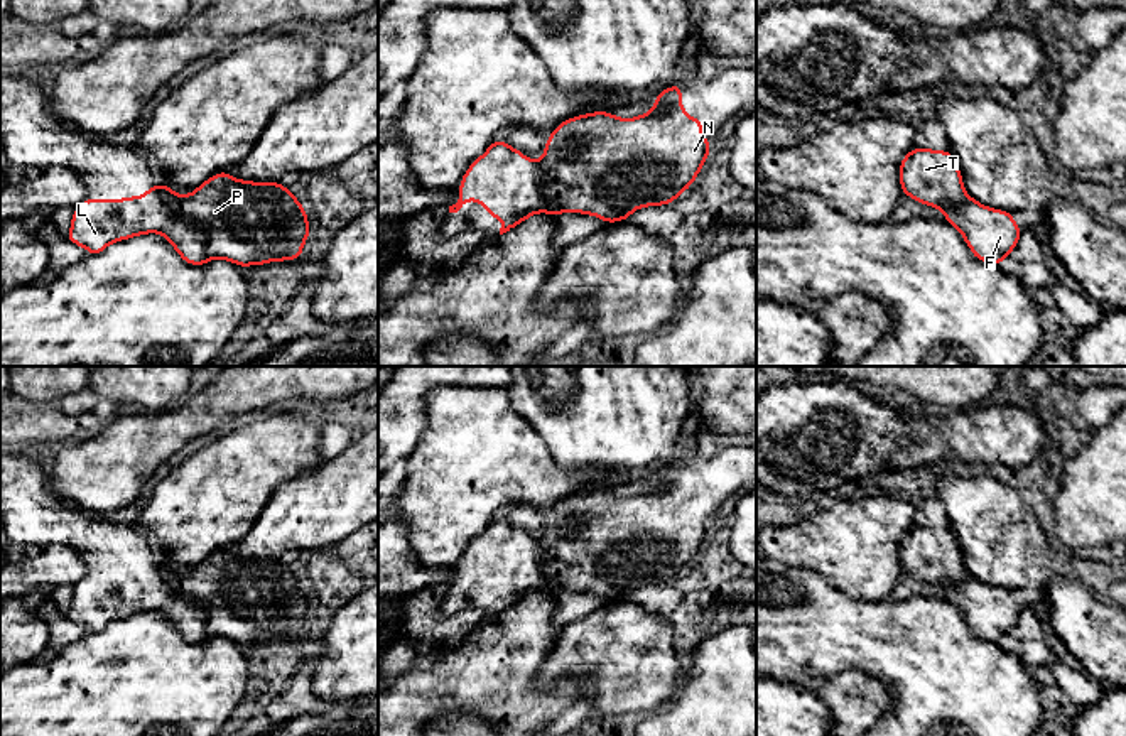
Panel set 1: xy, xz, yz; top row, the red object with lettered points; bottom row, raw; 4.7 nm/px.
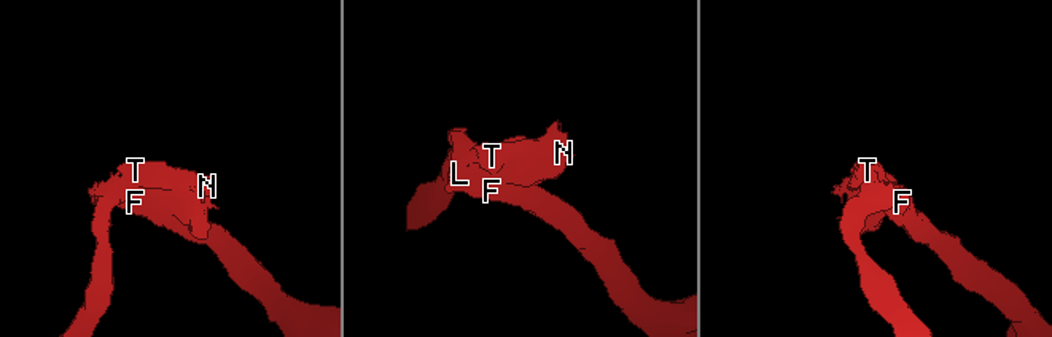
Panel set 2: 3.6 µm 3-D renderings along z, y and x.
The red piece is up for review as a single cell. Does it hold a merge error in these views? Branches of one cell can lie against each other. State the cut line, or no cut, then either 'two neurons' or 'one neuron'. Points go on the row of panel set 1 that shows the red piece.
cut xy (159, 186), (174, 213), (206, 230), (211, 257); two neurons

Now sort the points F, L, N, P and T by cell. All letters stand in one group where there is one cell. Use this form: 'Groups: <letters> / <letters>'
Groups: F L / N P T

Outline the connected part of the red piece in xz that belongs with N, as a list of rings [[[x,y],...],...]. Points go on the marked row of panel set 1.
[[[680,84],[655,95],[655,108],[636,118],[594,111],[569,118],[549,135],[539,160],[542,194],[560,211],[593,214],[604,223],[628,219],[638,208],[672,204],[690,187],[711,155],[702,120],[682,110]]]

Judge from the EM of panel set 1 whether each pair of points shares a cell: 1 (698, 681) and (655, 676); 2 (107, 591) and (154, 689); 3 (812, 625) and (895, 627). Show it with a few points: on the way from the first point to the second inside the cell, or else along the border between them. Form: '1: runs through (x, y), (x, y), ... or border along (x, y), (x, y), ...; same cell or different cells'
1: border along (684, 674), (679, 689), (657, 709); different cells
2: border along (159, 610), (115, 618), (90, 633); different cells
3: runs through (833, 627), (875, 627); same cell

